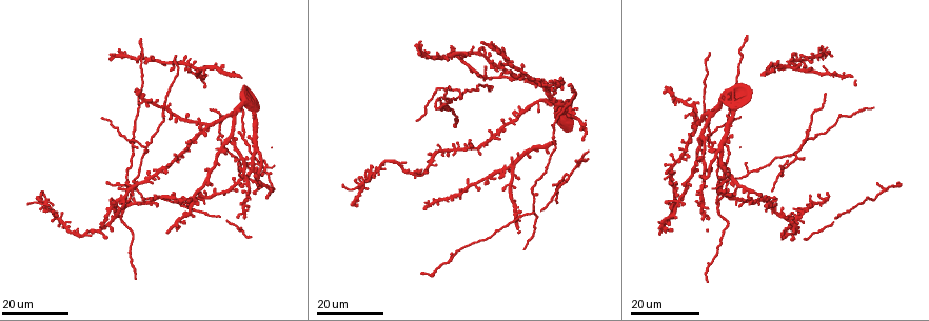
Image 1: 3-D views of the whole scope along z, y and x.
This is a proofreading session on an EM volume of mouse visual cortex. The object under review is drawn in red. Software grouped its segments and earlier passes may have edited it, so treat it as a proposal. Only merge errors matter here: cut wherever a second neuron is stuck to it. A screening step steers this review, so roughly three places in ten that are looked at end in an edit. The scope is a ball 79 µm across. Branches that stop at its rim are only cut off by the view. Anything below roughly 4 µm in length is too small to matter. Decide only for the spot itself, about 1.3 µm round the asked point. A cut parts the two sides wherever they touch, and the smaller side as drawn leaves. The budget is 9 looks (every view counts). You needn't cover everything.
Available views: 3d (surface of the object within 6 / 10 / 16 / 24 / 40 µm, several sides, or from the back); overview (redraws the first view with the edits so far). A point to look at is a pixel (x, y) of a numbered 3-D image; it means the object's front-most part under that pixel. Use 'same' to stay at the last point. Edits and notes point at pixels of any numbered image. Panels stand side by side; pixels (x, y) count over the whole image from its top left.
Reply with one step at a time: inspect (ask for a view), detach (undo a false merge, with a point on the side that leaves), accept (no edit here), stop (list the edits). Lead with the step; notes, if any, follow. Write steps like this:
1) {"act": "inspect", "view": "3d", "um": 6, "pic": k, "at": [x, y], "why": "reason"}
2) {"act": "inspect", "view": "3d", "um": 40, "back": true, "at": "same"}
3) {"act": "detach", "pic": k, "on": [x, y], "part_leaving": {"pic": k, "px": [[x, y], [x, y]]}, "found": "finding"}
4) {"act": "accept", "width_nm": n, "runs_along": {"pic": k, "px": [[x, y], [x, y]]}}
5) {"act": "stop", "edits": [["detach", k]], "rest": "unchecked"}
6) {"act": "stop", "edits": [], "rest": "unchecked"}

{"act": "inspect", "view": "3d", "um": 16, "pic": 1, "at": [565, 107], "why": "three arms meet"}

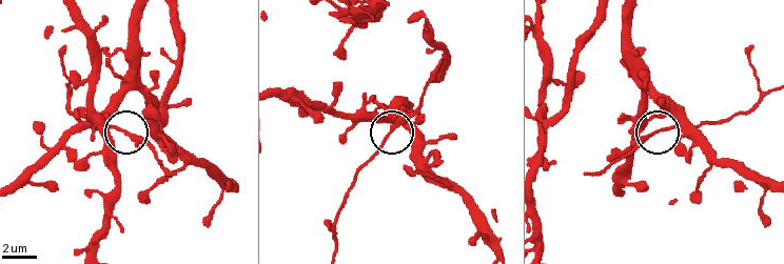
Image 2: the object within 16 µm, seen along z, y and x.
{"act": "inspect", "view": "3d", "um": 10, "pic": 2, "at": [129, 134]}

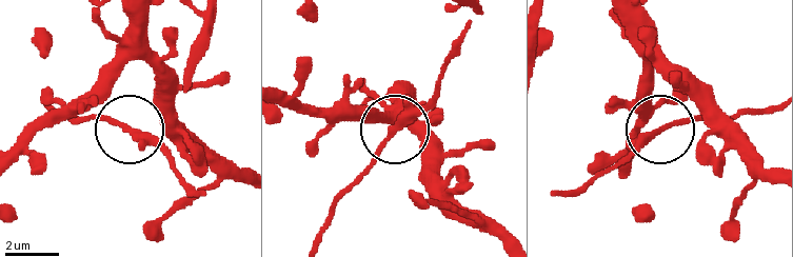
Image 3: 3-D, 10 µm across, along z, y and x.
{"act": "accept", "found": "one neuron here"}

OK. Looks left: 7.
{"act": "inspect", "view": "3d", "um": 24, "pic": 1, "at": [44, 204], "why": "thin arm on a thick one"}

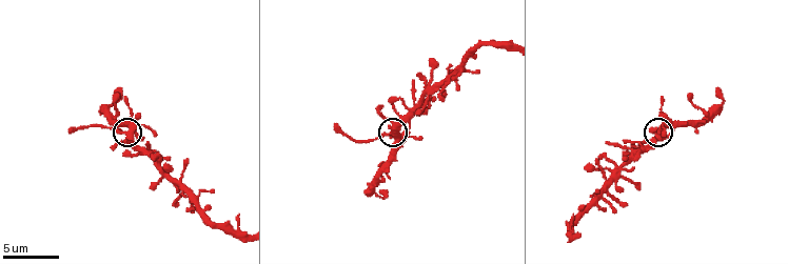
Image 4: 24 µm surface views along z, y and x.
{"act": "inspect", "view": "3d", "um": 10, "pic": 4, "at": [127, 134], "why": "closer look"}

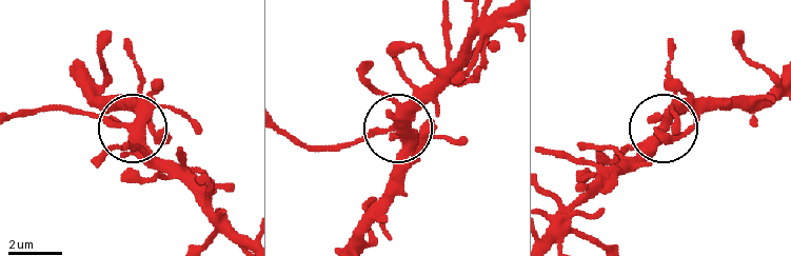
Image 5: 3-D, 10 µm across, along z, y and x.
{"act": "accept", "width_nm": 340, "runs_along": {"pic": 5, "px": [[503, 13], [401, 121], [336, 146]]}, "found": "continuous, no second neuron"}

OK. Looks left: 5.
{"act": "inspect", "view": "3d", "um": 24, "pic": 1, "at": [200, 125], "why": "three-way junction"}

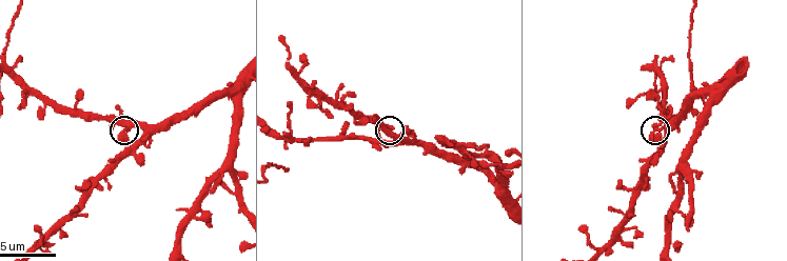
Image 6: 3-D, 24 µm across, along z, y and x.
{"act": "inspect", "view": "3d", "um": 10, "pic": 6, "at": [662, 127]}

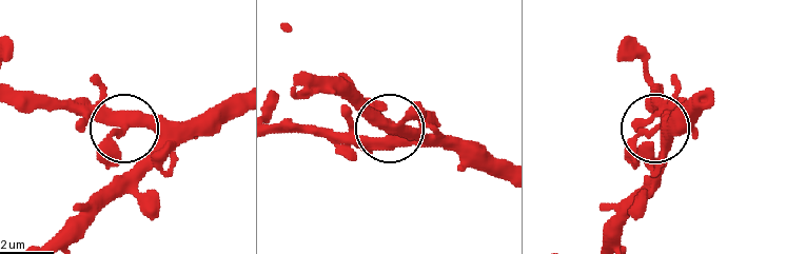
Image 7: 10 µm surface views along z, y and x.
{"act": "inspect", "view": "3d", "um": 10, "back": true, "pic": 7, "at": [125, 127]}

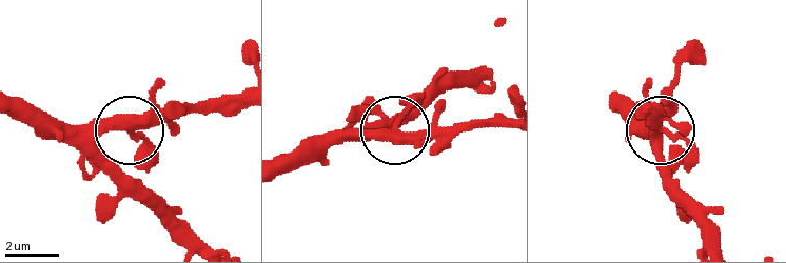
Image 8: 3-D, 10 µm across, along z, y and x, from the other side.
{"act": "accept", "runs_along": {"pic": 8, "px": [[17, 101], [64, 123], [130, 128], [139, 150], [139, 202]]}, "found": "continuous, no second neuron"}

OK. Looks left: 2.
{"act": "inspect", "view": "3d", "um": 10, "pic": 6, "at": [662, 85], "why": "small branch off a trunk"}

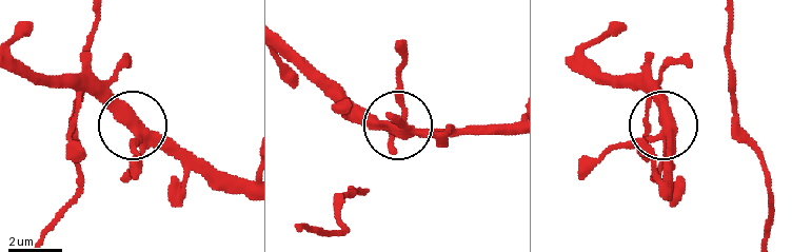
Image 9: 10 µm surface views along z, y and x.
{"act": "inspect", "view": "3d", "um": 10, "back": true, "pic": 9, "at": [138, 130]}

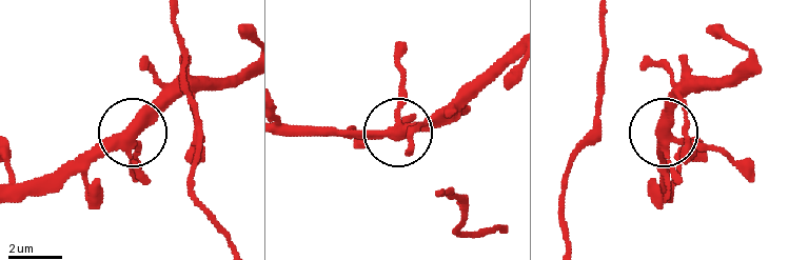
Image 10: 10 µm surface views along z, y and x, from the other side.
{"act": "accept", "runs_along": {"pic": 10, "px": [[284, 128], [398, 131], [400, 50]]}, "found": "continuous, no second neuron"}

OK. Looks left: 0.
{"act": "stop", "edits": [], "rest": "unchecked"}

